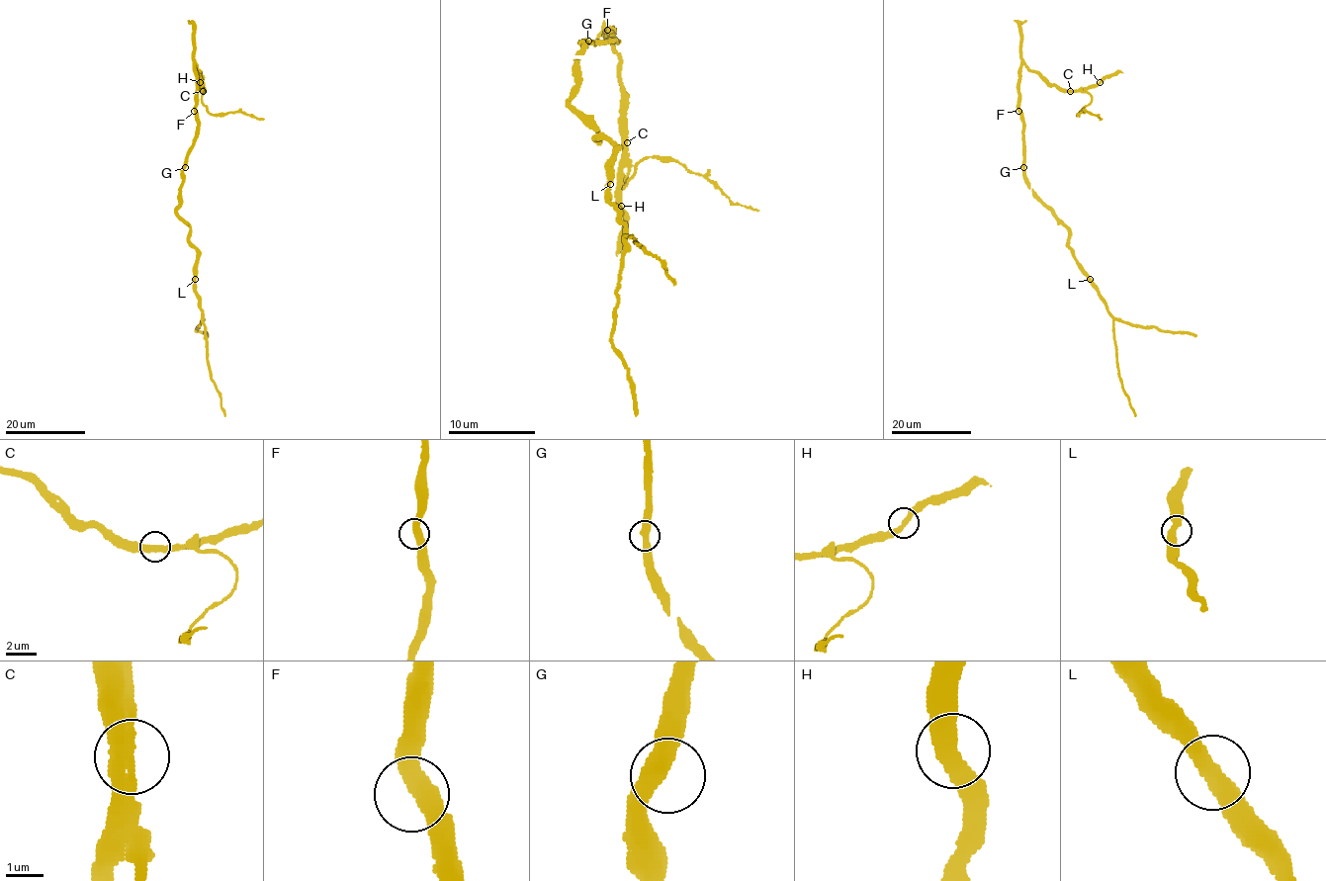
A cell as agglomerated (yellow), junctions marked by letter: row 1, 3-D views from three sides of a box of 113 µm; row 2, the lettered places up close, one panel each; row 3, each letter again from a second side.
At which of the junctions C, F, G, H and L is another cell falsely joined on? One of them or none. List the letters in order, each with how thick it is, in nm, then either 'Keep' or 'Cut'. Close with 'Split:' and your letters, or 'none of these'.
C: Thickness 440 nm. Keep
F: Thickness 440 nm. Keep
G: Thickness 440 nm. Keep
H: Thickness 440 nm. Keep
L: Thickness 440 nm. Keep
Split: none of these

